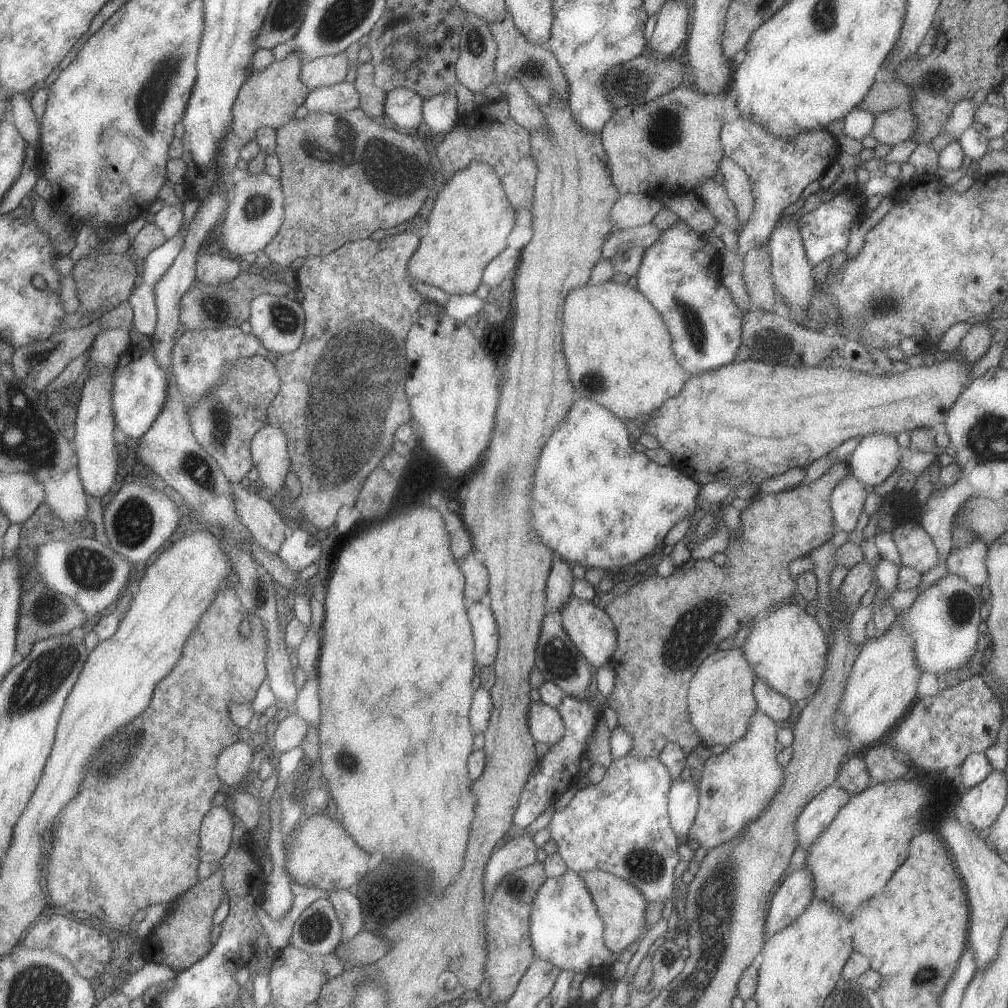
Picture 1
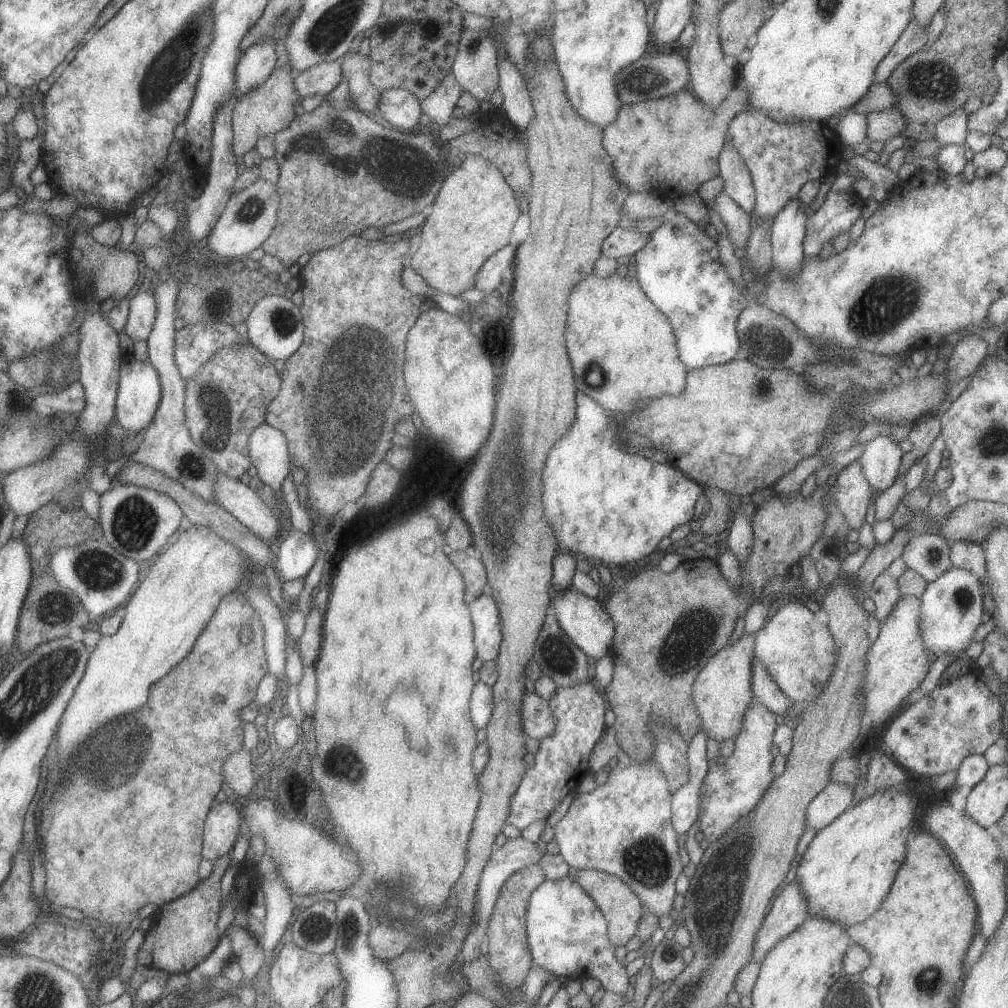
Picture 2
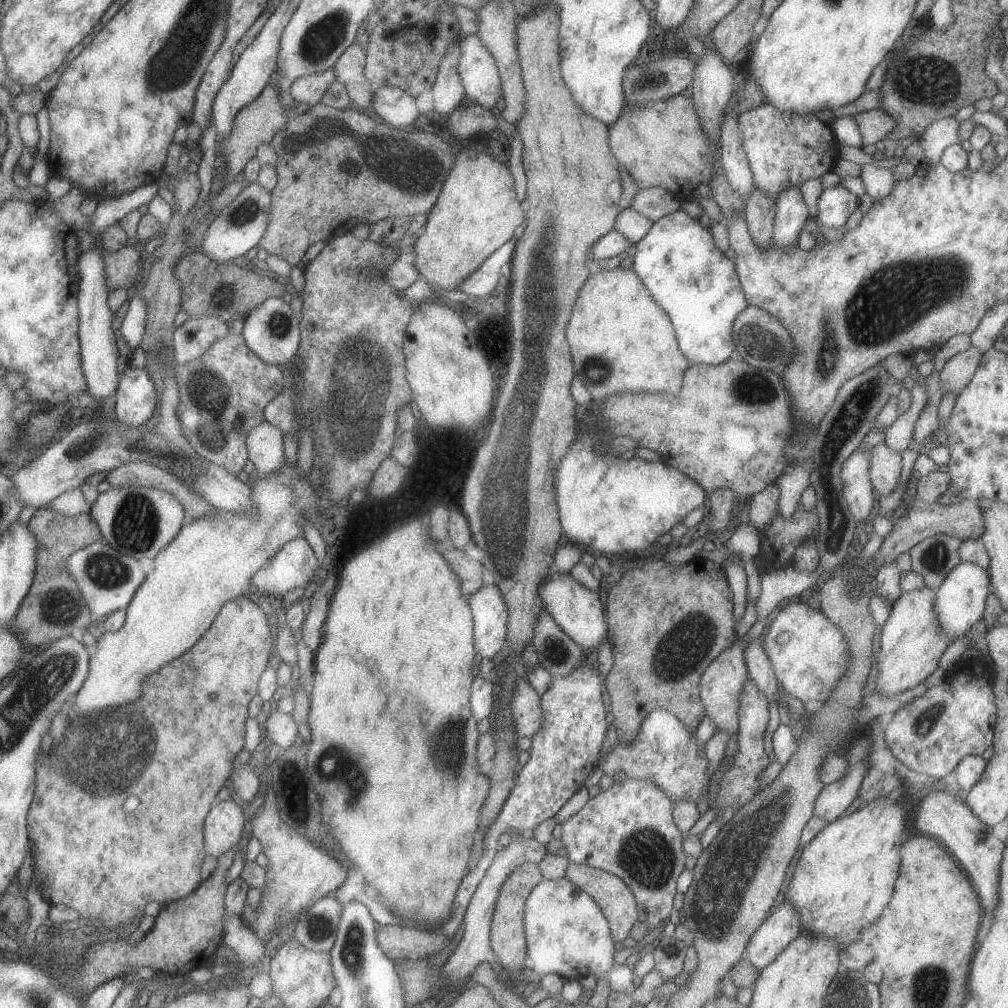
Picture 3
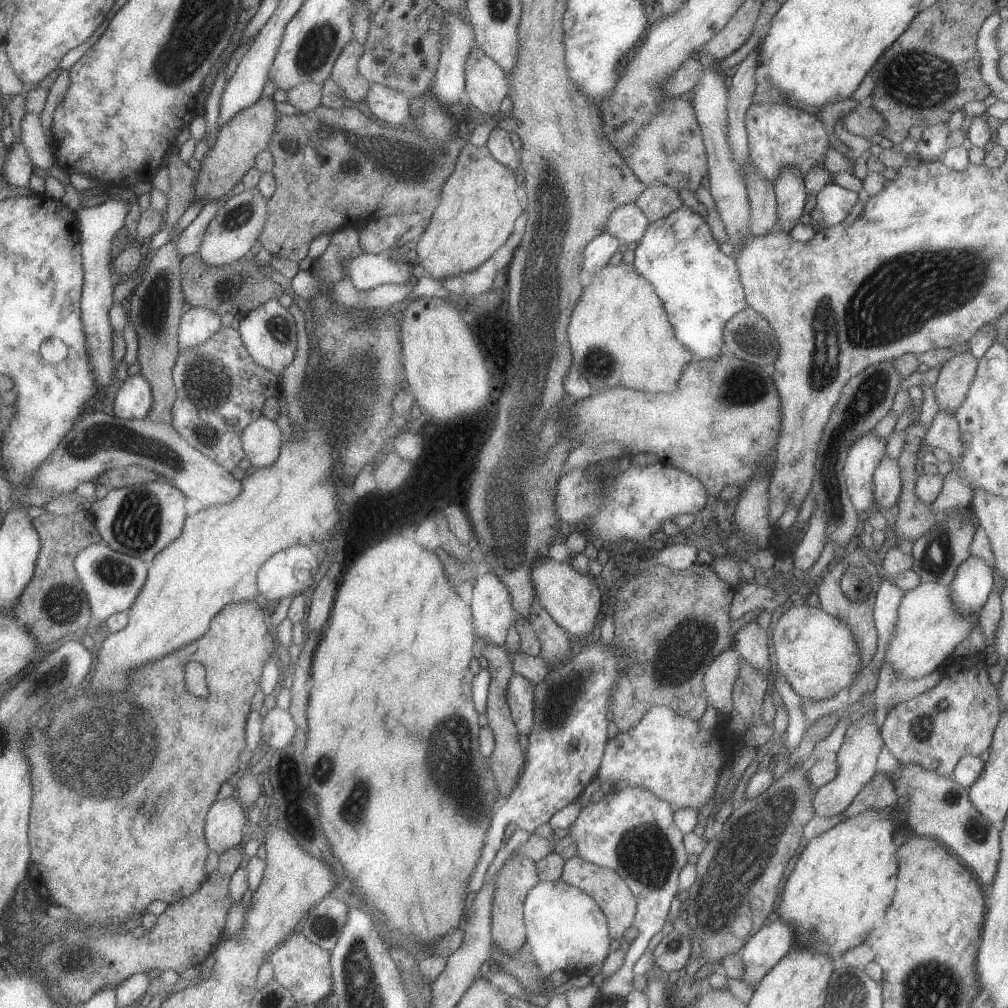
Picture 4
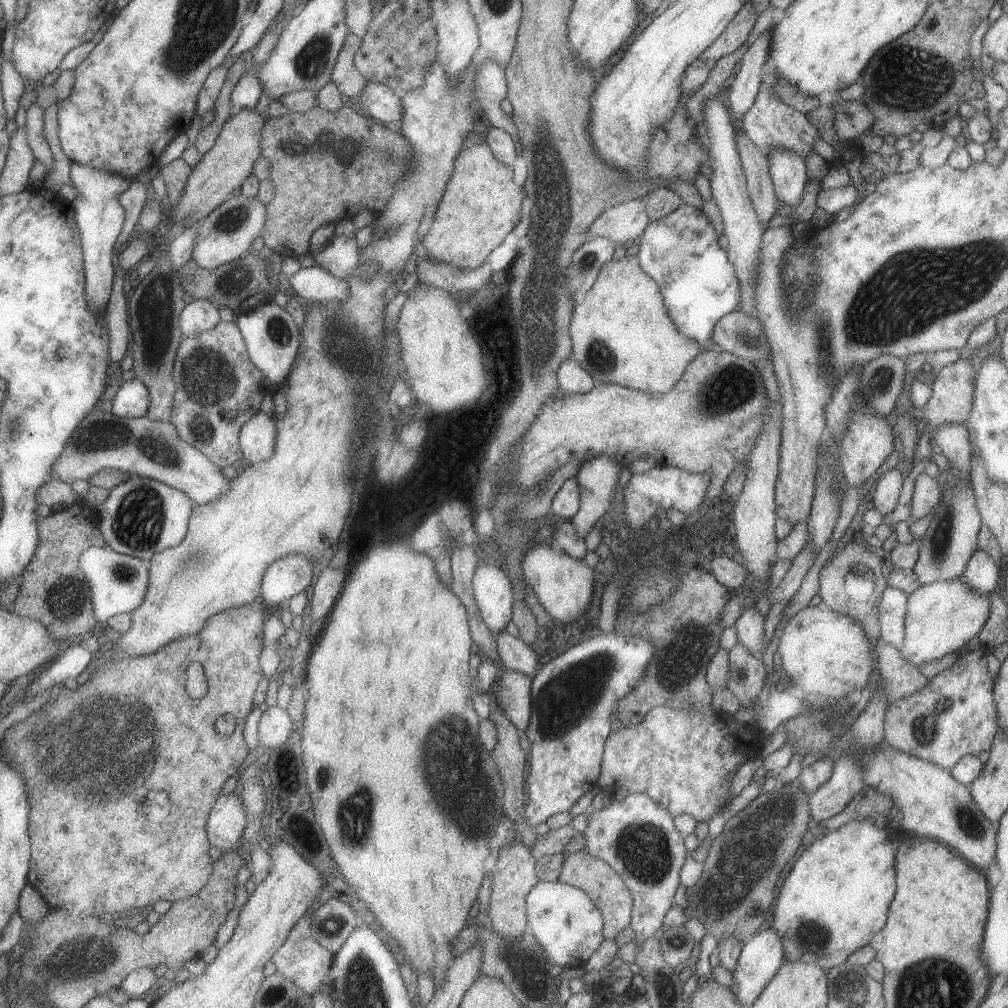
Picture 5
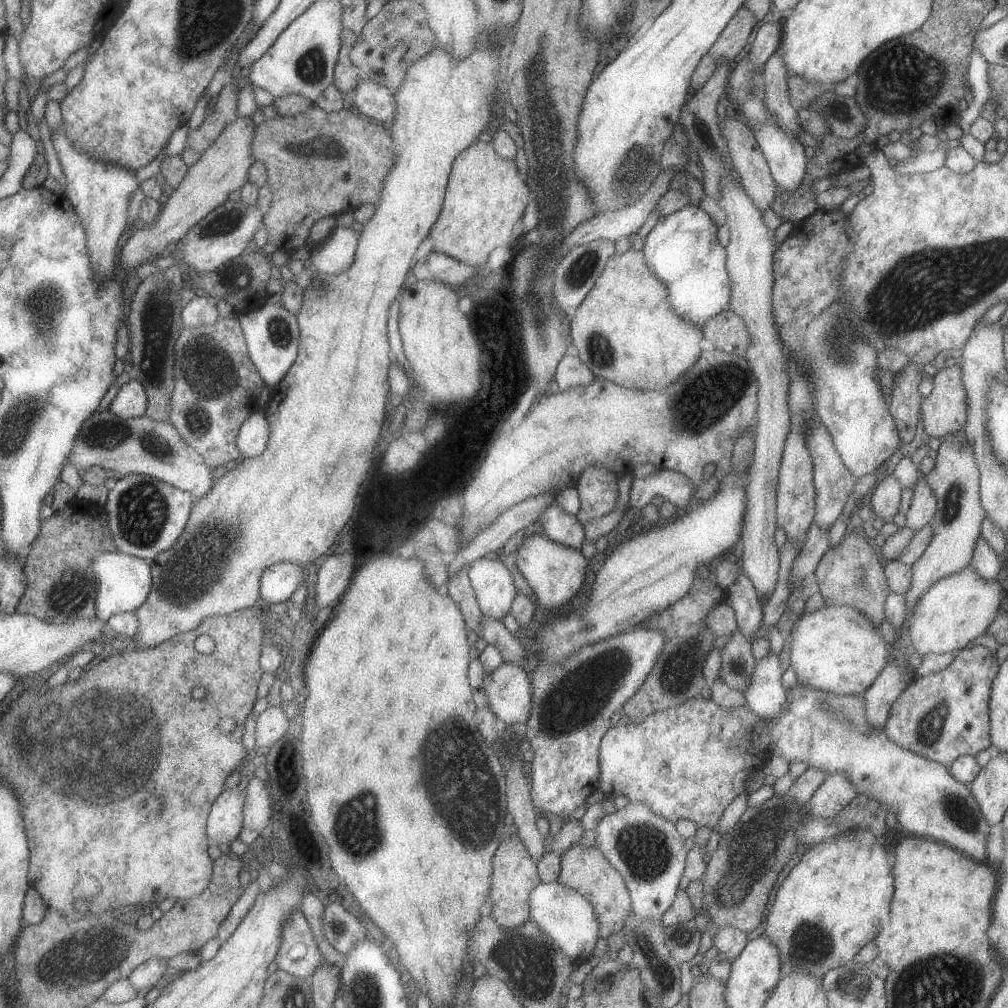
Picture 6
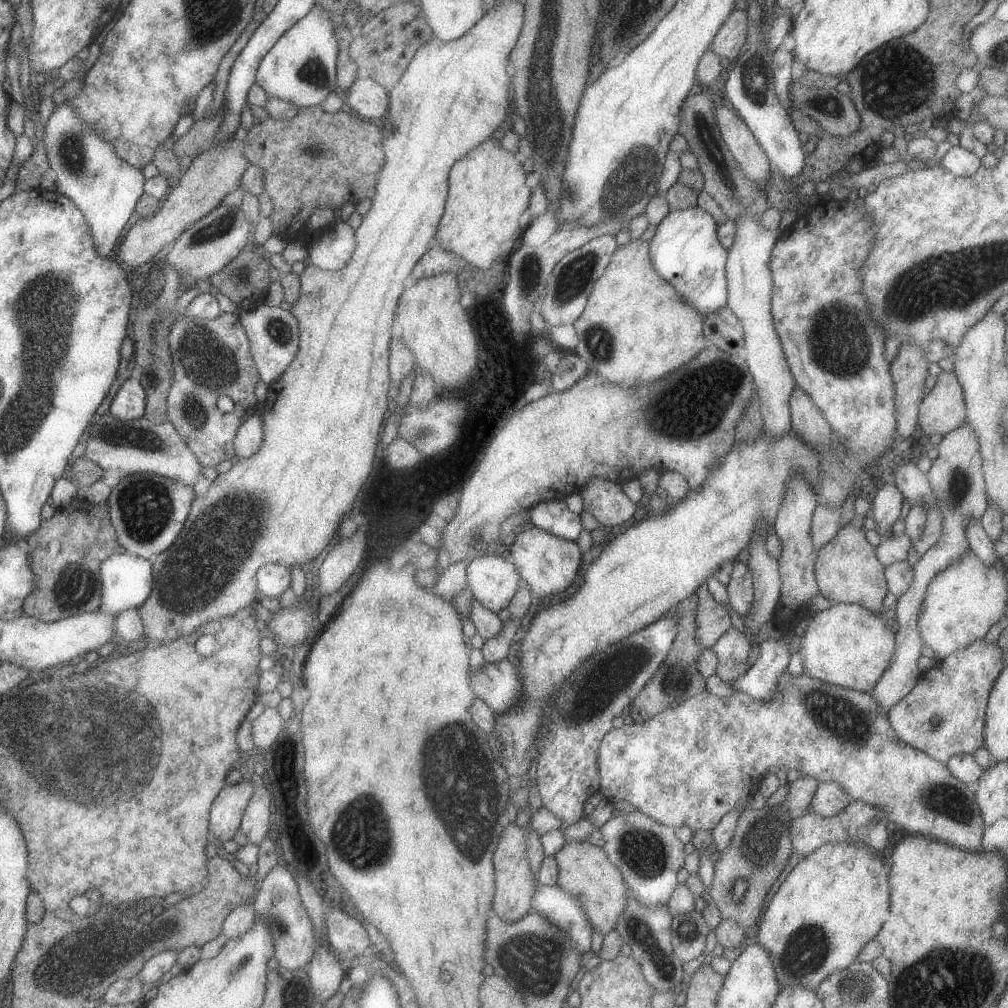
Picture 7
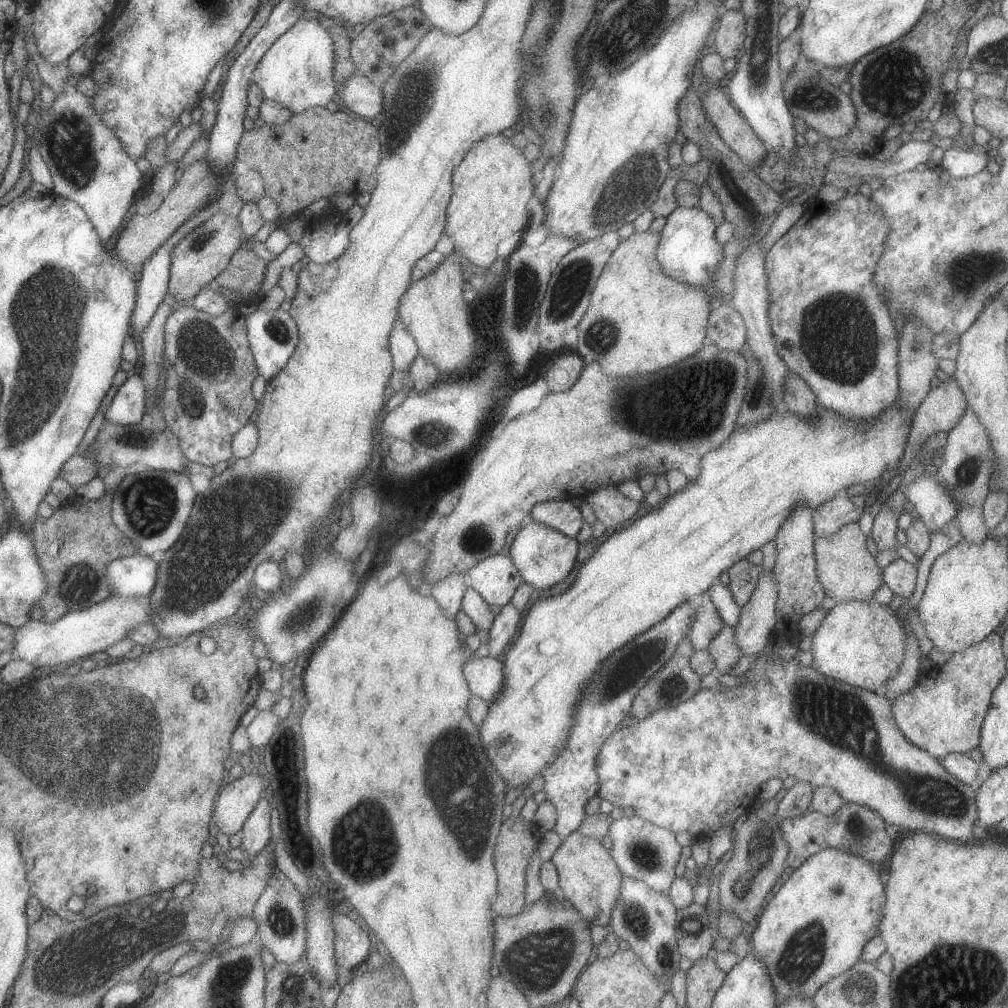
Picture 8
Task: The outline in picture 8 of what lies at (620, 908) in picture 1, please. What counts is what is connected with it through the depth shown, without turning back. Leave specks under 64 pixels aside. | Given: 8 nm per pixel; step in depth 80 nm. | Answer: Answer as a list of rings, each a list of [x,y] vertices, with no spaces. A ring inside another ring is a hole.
[[[580,832],[570,834],[560,844],[556,854],[552,856],[559,875],[559,892],[594,926],[610,926],[612,908],[618,902],[624,876],[618,869],[610,851],[597,839],[580,835]]]

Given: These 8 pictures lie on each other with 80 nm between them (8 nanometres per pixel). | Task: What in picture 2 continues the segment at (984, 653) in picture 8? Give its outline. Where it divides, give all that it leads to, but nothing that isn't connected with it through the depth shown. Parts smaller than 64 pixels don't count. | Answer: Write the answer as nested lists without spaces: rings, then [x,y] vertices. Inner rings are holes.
[[[967,672],[958,679],[939,684],[924,697],[911,705],[905,705],[894,716],[892,723],[884,732],[884,742],[894,759],[906,770],[918,776],[943,775],[957,771],[961,762],[970,755],[983,755],[989,746],[999,742],[1002,733],[1003,704],[978,674]]]

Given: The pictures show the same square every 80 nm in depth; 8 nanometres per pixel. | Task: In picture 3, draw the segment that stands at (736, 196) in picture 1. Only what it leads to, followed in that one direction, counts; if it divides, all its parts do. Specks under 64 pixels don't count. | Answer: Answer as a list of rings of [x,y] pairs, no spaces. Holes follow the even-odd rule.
[[[730,111],[721,126],[720,160],[726,178],[738,194],[746,200],[755,186],[753,172],[743,147],[743,134],[739,127],[739,114]]]

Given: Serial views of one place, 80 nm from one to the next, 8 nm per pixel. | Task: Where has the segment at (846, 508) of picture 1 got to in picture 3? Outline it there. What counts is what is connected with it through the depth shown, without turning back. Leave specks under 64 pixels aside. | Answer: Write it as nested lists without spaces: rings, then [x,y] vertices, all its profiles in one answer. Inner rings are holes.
[[[858,447],[843,464],[844,498],[857,522],[866,521],[874,506],[870,465],[871,452],[862,447]]]

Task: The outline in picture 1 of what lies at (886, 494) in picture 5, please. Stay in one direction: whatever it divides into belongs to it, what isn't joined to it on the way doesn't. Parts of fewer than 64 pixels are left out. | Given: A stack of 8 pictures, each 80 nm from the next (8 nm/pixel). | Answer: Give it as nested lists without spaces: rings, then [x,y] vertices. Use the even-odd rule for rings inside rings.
[[[872,433],[860,441],[848,465],[858,480],[874,487],[896,470],[902,452],[892,433]]]

